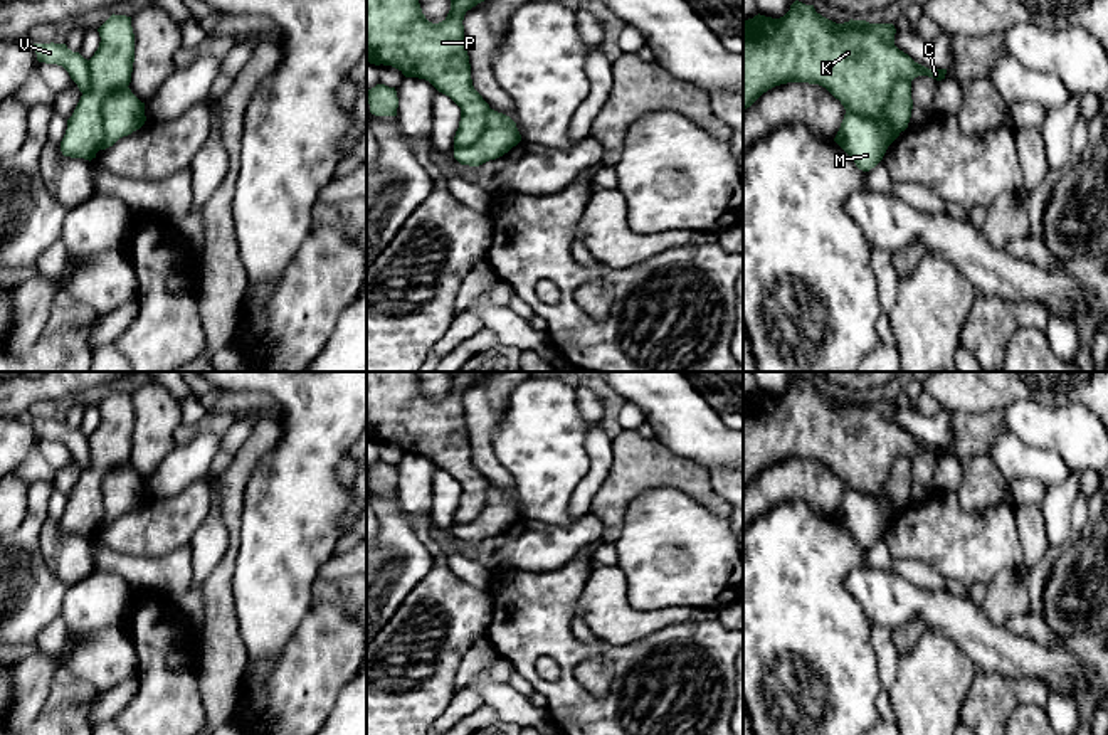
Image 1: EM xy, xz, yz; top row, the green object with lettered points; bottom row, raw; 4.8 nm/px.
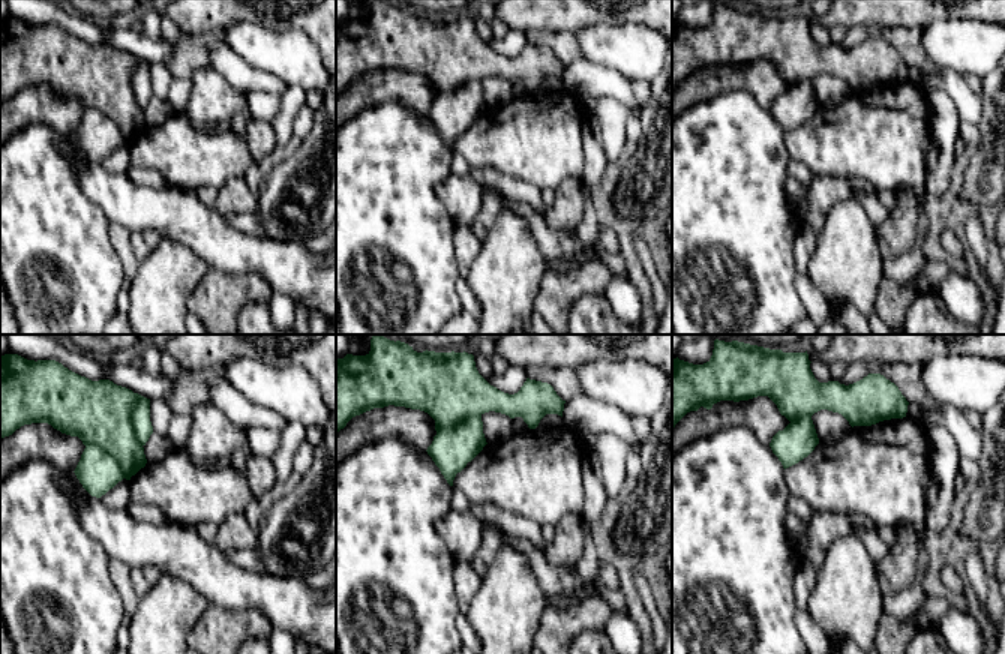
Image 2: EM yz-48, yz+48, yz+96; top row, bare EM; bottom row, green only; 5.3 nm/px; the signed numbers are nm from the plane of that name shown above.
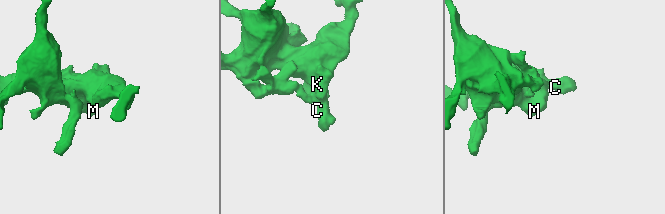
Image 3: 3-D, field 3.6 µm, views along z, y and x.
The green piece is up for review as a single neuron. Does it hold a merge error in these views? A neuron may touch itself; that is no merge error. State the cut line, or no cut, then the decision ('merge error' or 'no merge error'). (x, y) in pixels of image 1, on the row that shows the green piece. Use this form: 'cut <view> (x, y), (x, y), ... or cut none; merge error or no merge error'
cut xy (126, 86), (113, 91), (103, 101), (103, 143), (98, 148); merge error

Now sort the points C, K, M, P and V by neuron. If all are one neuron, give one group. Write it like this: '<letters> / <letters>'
C K P / M V

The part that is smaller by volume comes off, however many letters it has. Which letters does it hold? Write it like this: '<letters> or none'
M, V

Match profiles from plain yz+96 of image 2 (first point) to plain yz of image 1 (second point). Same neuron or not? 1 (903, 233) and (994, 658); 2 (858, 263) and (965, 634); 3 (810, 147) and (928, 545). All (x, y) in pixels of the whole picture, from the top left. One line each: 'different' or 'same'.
1: different
2: different
3: same

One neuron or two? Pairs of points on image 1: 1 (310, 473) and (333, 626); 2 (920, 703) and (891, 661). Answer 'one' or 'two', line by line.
1: two
2: two

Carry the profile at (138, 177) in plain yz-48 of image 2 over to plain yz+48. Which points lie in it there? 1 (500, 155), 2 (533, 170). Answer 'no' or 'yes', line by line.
1: no
2: no

